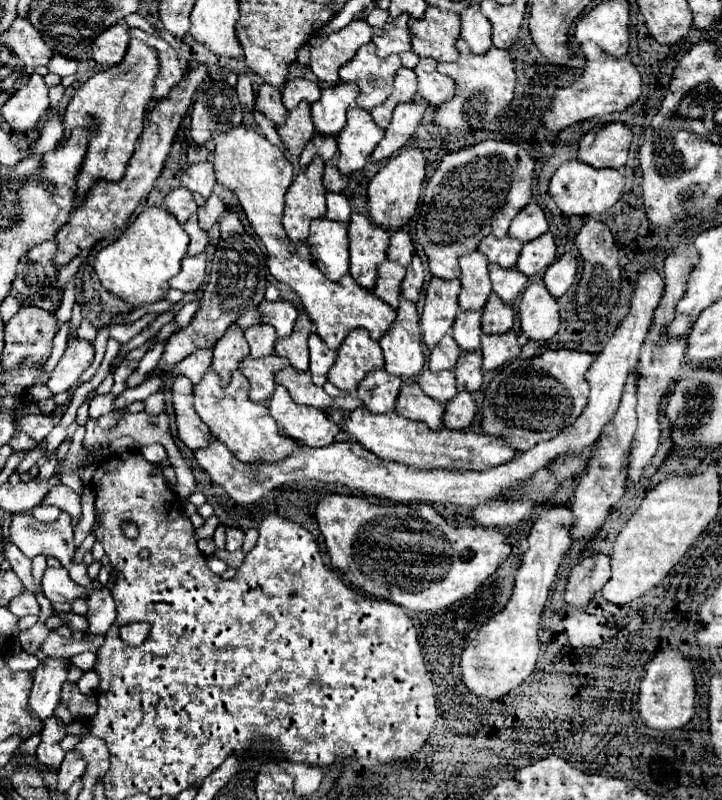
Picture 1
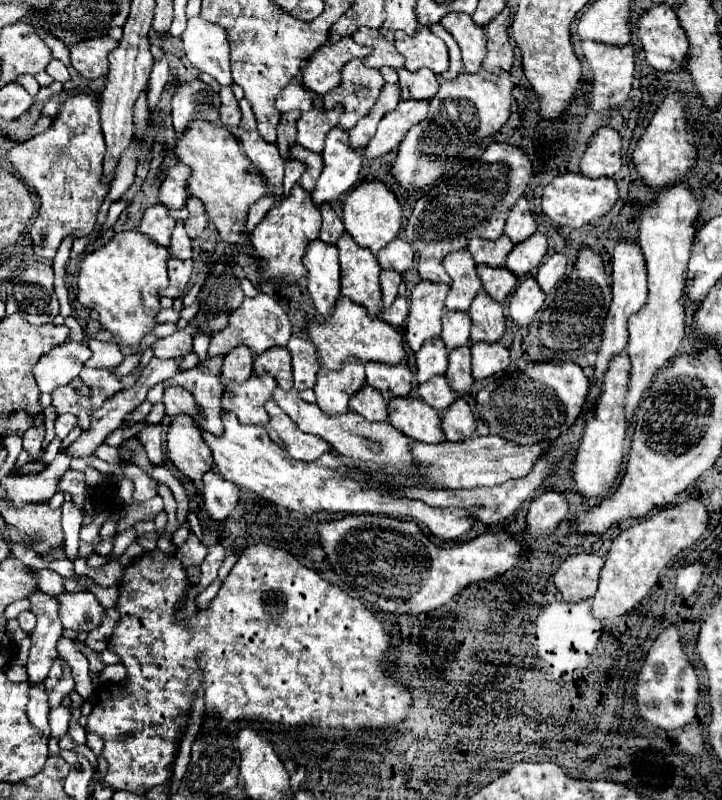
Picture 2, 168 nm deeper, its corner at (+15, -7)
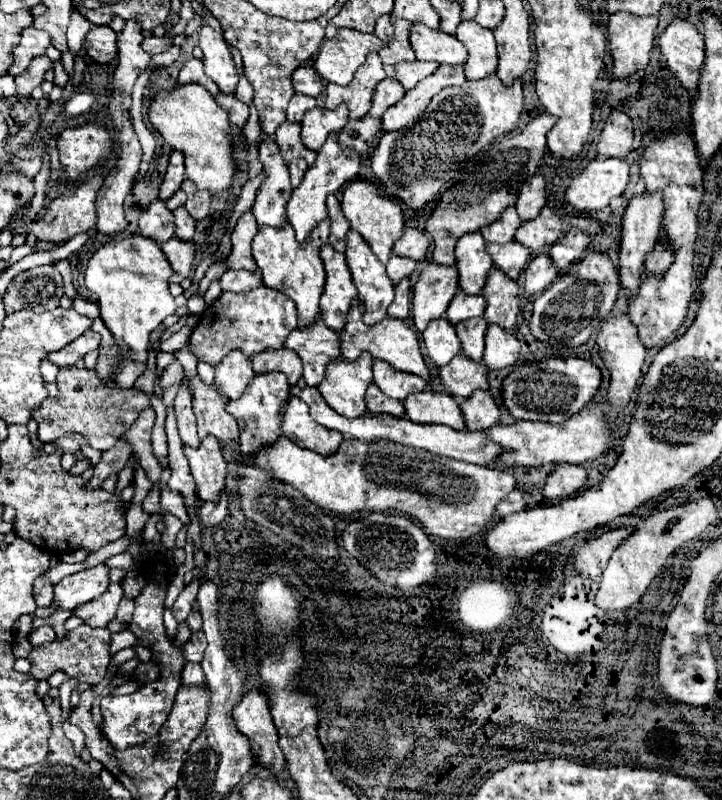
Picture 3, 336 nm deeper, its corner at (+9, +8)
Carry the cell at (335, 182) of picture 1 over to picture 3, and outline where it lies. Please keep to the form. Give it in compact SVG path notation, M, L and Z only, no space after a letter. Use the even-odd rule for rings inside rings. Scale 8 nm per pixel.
M283 122L279 126L279 132L275 132L275 142L279 144L285 162L291 162L295 158L305 158L307 164L315 164L317 160L317 152L307 150L305 144L301 142L301 126L299 124L291 124L291 122Z

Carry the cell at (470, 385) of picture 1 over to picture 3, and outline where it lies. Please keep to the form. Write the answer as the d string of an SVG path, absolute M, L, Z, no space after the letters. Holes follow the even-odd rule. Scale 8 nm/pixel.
M471 318L465 320L463 324L455 326L457 336L461 340L461 348L463 354L467 358L471 358L473 362L479 362L483 356L483 348L485 348L485 330L487 330L487 322L483 318Z

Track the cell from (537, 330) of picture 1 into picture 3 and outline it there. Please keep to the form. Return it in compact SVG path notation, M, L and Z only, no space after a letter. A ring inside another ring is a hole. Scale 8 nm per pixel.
M537 254L527 270L525 270L525 292L531 296L539 296L547 286L551 286L551 282L557 278L559 270L551 264L549 254Z

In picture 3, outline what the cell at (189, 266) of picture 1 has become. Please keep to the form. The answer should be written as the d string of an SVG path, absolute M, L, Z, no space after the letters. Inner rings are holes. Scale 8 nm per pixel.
M171 238L169 242L161 244L161 250L173 268L171 282L183 282L185 278L189 278L193 258L195 258L195 244Z

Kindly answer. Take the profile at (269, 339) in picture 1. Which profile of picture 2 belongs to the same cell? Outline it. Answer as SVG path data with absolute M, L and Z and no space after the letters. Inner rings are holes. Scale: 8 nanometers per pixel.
M235 347L229 355L223 359L221 367L221 385L227 387L231 383L243 383L253 375L253 355L249 349Z

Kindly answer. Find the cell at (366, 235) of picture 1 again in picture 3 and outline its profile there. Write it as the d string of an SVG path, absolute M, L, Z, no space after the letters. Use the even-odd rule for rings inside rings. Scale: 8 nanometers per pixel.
M349 230L345 236L347 248L347 266L353 276L353 284L359 290L359 300L365 304L363 320L375 324L387 316L387 308L393 300L393 284L385 272L385 266L379 264L377 256L365 244L359 232Z

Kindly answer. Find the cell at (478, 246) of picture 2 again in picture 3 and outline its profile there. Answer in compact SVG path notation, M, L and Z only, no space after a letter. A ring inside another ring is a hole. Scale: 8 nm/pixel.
M509 208L507 212L503 212L503 216L495 224L481 228L481 236L485 238L485 242L491 242L491 244L507 244L513 240L519 226L521 226L521 220L515 208Z

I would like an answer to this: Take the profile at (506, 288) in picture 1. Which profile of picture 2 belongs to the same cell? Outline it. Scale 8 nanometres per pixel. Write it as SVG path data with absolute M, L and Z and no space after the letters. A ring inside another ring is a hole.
M477 265L477 275L483 281L483 289L499 303L503 303L511 295L513 287L519 281L505 265L501 265L501 267L481 267L481 265Z

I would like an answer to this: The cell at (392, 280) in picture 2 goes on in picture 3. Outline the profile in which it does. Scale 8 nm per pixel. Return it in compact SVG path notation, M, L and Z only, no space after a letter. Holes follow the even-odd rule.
M393 254L393 256L389 258L389 262L387 262L387 274L389 274L391 282L397 284L401 278L409 276L409 274L415 270L415 266L417 266L415 260L411 260L411 258L401 258L401 256L395 256L395 254Z

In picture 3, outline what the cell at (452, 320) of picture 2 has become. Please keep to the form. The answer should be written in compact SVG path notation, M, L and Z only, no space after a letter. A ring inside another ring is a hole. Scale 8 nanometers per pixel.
M457 292L447 308L447 320L457 326L459 322L463 320L469 320L469 318L477 318L477 316L483 316L483 310L485 310L485 300L481 294L475 294L475 296L469 296L465 292Z

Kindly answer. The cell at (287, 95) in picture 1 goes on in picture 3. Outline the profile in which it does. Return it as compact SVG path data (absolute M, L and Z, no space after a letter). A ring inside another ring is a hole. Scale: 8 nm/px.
M299 66L293 72L293 88L297 94L317 98L323 92L323 80L313 66Z

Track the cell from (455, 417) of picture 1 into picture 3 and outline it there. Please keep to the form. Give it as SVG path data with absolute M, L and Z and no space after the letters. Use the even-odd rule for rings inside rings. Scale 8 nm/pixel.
M475 390L459 404L467 430L485 430L499 422L499 406L487 390Z

